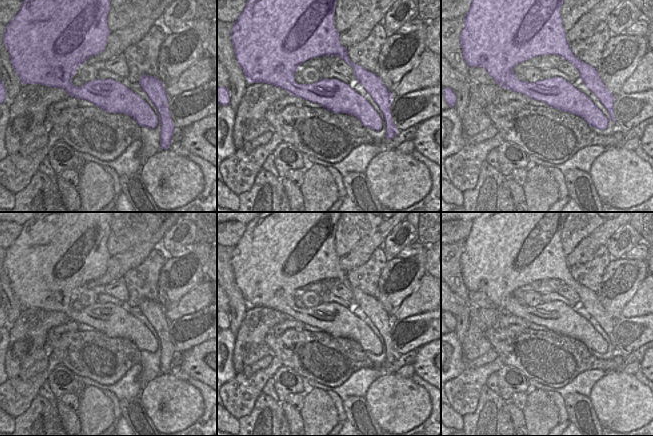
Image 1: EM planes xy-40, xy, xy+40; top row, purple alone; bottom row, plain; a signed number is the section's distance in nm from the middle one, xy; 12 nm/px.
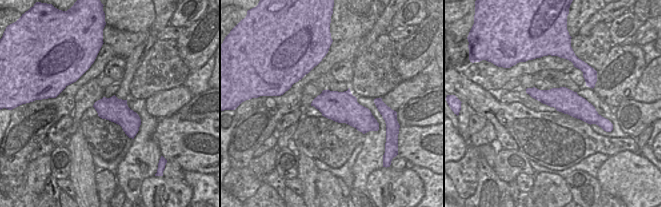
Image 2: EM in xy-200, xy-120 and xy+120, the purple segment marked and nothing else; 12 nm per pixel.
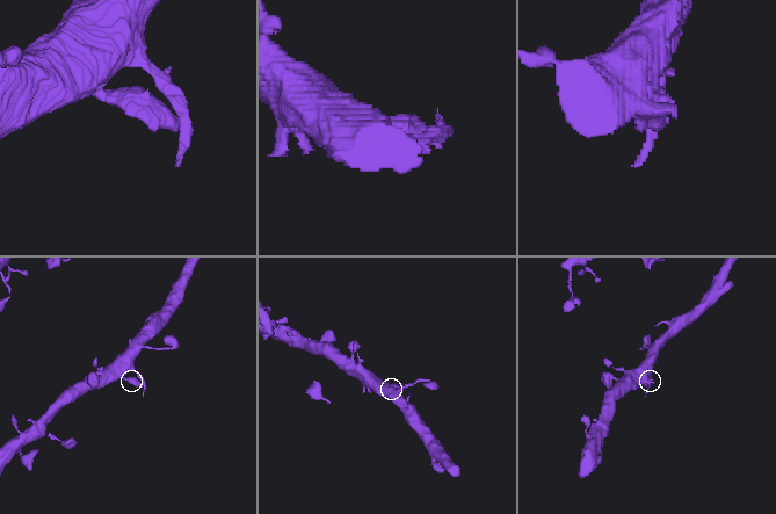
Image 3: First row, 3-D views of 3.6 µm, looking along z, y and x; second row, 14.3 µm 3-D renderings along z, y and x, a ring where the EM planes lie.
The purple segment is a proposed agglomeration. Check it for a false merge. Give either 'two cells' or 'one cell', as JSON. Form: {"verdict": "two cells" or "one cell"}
{"verdict": "one cell"}

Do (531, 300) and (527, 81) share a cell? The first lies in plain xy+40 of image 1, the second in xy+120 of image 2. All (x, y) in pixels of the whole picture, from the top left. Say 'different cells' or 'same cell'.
same cell

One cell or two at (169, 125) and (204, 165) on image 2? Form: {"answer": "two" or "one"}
{"answer": "one"}

